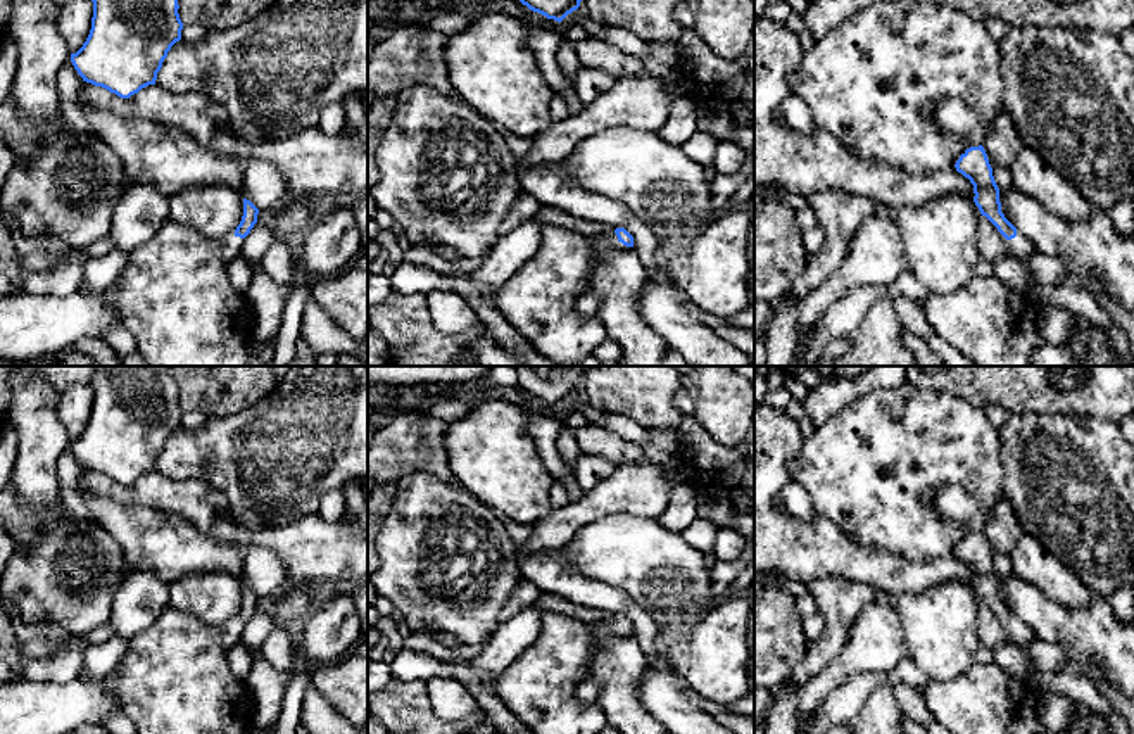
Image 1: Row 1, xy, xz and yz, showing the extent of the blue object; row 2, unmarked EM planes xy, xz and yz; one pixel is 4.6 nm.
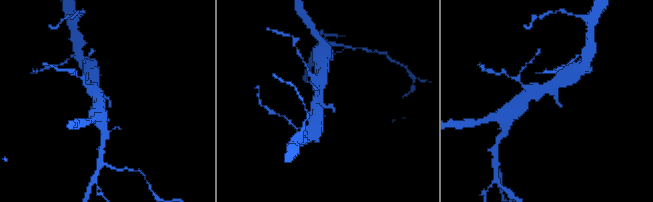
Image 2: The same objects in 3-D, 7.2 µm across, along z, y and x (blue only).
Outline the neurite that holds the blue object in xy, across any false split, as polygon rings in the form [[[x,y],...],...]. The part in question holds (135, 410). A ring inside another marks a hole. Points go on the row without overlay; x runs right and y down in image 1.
[[[98,366],[93,389],[91,416],[83,433],[71,440],[71,449],[83,468],[102,473],[121,485],[129,485],[148,471],[171,433],[181,427],[183,409],[178,385],[167,366]]]

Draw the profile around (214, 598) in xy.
[[[188,575],[169,584],[169,606],[207,625],[235,623],[243,603],[243,584],[233,575]]]

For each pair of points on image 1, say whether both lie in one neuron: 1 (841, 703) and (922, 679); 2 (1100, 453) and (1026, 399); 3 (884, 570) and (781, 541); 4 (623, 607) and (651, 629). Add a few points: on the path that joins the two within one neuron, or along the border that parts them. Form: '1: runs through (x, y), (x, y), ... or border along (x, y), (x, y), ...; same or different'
1: runs through (862, 684), (874, 679), (901, 677); same
2: border along (1008, 413), (1074, 413), (1084, 417); different
3: runs through (858, 562), (824, 550), (806, 550); same
4: runs through (630, 610), (644, 624); same

